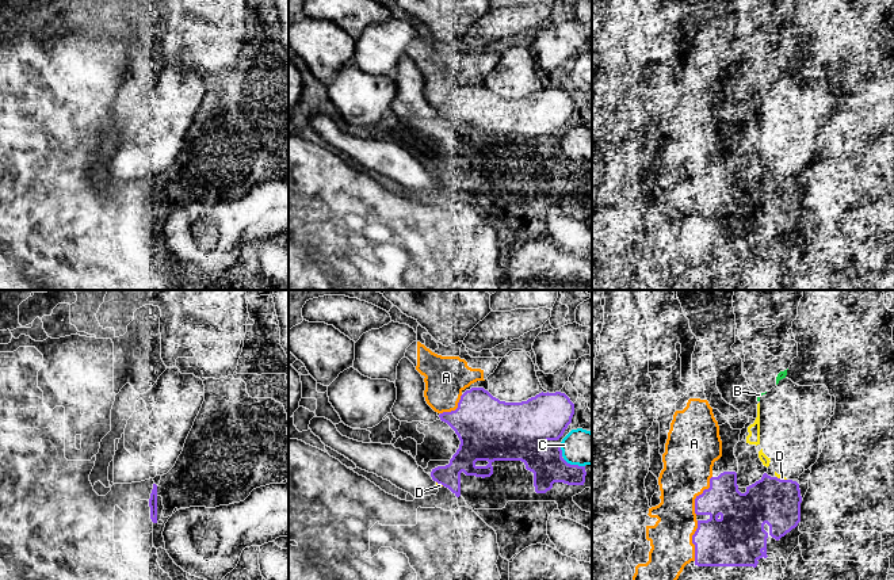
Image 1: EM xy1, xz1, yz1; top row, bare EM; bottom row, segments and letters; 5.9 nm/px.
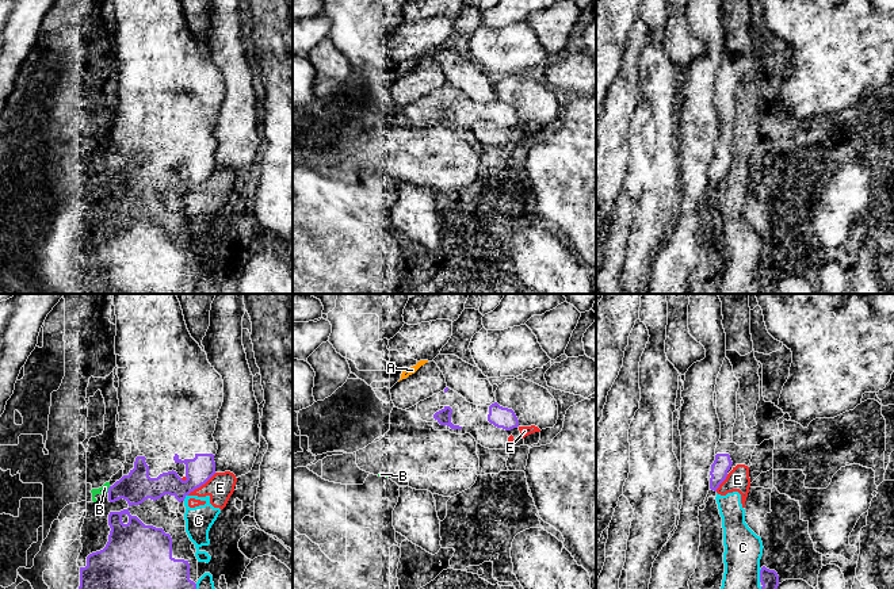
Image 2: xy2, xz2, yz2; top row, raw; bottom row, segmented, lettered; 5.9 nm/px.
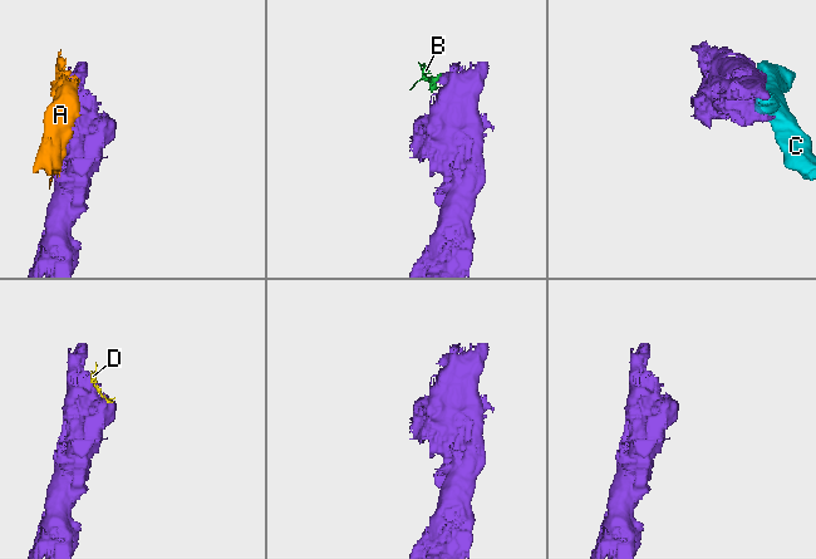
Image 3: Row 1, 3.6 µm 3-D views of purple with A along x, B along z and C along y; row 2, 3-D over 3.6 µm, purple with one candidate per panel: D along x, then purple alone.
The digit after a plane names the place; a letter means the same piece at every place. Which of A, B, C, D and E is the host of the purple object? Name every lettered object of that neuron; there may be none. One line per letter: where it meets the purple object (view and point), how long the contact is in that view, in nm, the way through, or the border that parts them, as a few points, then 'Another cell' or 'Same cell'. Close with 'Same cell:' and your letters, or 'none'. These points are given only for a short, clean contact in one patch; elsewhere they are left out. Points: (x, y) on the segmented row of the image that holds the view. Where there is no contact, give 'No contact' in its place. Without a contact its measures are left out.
A: Touches purple at yz1 (699, 495). Shared border 260 nm. Another cell
B: Touches purple at xy2 (109, 489). Shared border 50 nm. Another cell
C: Touches purple at xz1 (561, 450). Shared border 80 nm. Another cell
D: Touches purple at yz1 (782, 480). Shared border 70 nm. Another cell
E: Touches purple at xy2 (201, 485). Shared border 220 nm. Boundary: xy2 (216, 473), (187, 494). Another cell
Same cell: none

